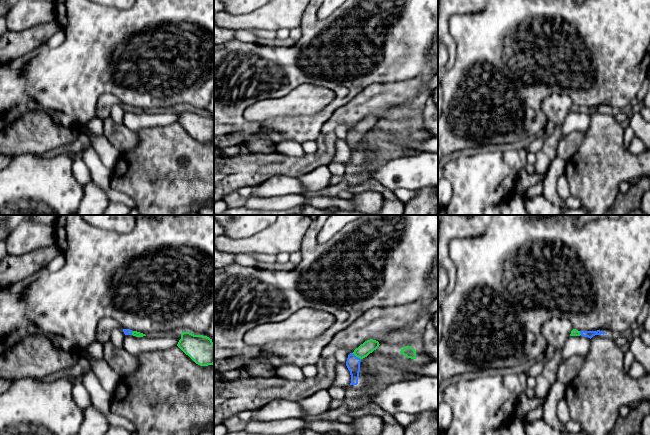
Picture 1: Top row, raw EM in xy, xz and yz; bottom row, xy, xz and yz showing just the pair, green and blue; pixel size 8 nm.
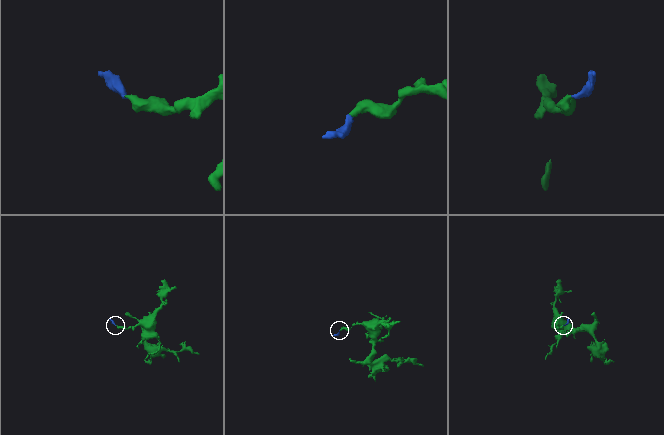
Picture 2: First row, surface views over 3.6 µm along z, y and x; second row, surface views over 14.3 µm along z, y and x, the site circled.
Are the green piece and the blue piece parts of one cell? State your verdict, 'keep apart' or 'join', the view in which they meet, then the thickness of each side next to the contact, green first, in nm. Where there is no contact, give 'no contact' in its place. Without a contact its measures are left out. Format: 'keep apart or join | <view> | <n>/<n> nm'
join | xz | 100/110 nm

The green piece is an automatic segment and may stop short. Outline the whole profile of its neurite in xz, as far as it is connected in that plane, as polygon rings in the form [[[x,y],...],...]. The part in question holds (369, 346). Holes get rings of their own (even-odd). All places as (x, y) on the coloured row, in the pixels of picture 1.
[[[373,339],[365,341],[358,348],[354,350],[353,353],[348,355],[346,366],[350,371],[351,383],[350,385],[357,385],[359,372],[360,372],[360,362],[363,358],[367,357],[370,353],[379,347],[379,342]]]

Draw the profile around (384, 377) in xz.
[[[381,371],[379,375],[375,376],[375,381],[379,385],[379,387],[385,385],[390,380],[391,380],[391,377],[390,377],[389,373],[385,372],[385,371]]]

